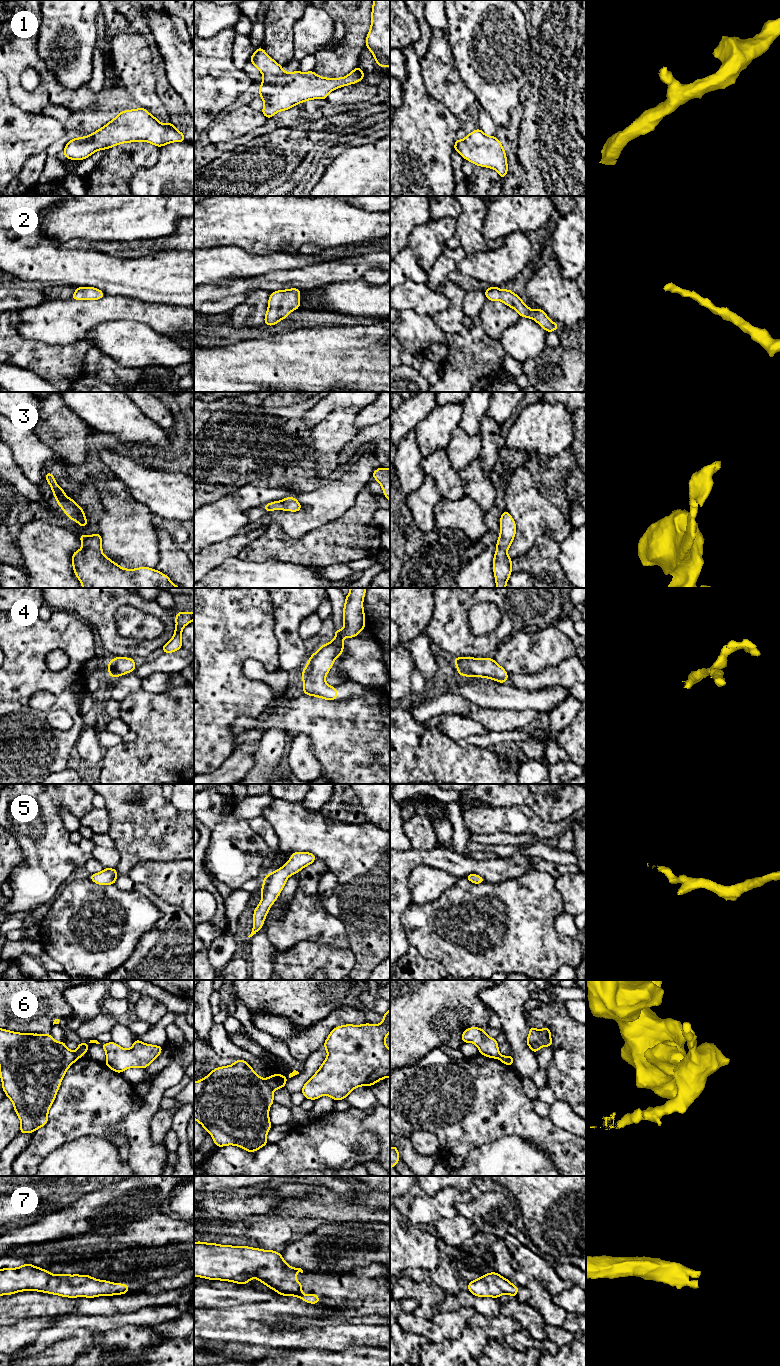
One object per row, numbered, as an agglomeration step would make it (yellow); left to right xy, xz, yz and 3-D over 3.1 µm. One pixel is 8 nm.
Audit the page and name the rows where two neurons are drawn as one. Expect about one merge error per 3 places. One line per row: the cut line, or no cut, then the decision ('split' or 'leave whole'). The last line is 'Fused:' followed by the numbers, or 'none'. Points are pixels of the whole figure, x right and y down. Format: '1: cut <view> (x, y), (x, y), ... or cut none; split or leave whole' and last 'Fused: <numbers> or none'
1: cut none; leave whole
2: cut none; leave whole
3: cut none; leave whole
4: cut none; leave whole
5: cut none; leave whole
6: cut xz (266, 1079), (266, 1082), (273, 1090); split
7: cut none; leave whole
Fused: 6

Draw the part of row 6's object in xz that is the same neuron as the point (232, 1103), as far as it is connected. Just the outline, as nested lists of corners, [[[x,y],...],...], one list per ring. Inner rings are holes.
[[[236,1059],[232,1065],[215,1068],[205,1078],[194,1082],[194,1119],[211,1134],[216,1147],[235,1145],[255,1152],[269,1143],[266,1135],[272,1127],[269,1107],[274,1103],[273,1091],[267,1079],[257,1075],[246,1061]]]

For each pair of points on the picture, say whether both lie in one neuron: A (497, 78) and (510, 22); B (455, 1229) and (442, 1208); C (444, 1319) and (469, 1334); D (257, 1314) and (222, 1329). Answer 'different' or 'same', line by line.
A: same
B: different
C: different
D: same

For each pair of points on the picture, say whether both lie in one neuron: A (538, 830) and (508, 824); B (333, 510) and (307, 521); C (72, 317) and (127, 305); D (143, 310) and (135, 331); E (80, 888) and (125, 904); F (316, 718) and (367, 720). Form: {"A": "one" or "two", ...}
{"A": "one", "B": "one", "C": "one", "D": "two", "E": "one", "F": "one"}

